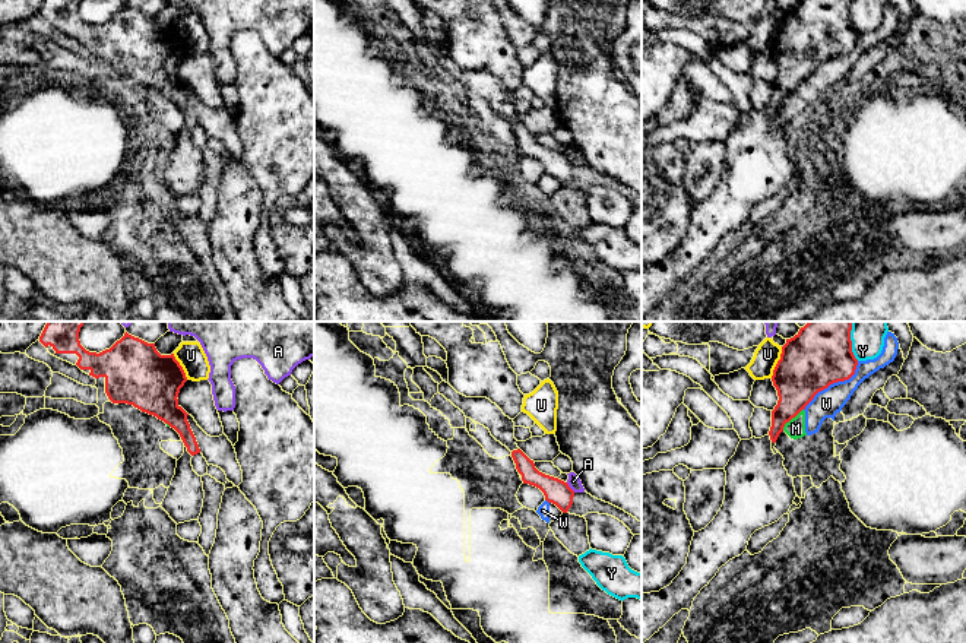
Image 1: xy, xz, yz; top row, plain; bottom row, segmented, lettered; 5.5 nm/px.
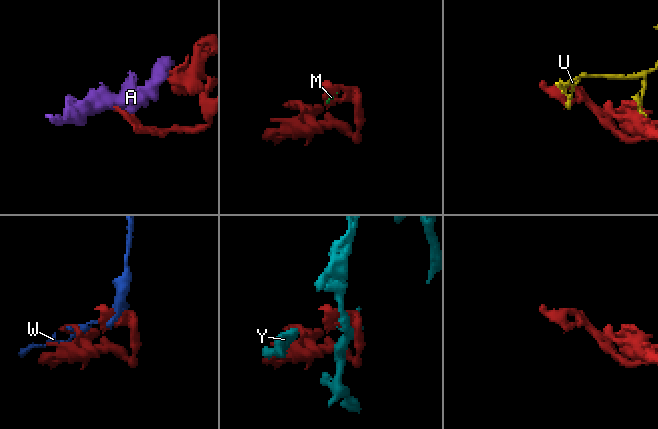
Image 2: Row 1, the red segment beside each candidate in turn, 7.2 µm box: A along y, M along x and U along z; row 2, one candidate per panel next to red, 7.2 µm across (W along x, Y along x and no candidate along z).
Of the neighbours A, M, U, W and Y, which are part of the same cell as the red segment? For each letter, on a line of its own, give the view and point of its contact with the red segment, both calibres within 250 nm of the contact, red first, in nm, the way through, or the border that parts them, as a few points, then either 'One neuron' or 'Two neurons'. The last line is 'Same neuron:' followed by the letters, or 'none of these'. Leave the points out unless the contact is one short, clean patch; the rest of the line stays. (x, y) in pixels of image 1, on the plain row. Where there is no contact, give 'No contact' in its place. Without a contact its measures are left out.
A: Touches red at xz (569, 160). Thickness 140 nm (red) against 70 nm. Two neurons
M: Touches red at yz (791, 91). Thickness 280 nm (red) against 110 nm. Two neurons
U: Touches red at yz (778, 35). Thickness 340 nm (red) against 140 nm. Two neurons
W: Touches red at yz (833, 54). Thickness 340 nm (red) against 160 nm. Two neurons
Y: Touches red at yz (851, 16). Thickness 340 nm (red) against 180 nm. Two neurons
Same neuron: none of these

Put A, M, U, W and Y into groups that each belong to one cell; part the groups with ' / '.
A / M W / U / Y

